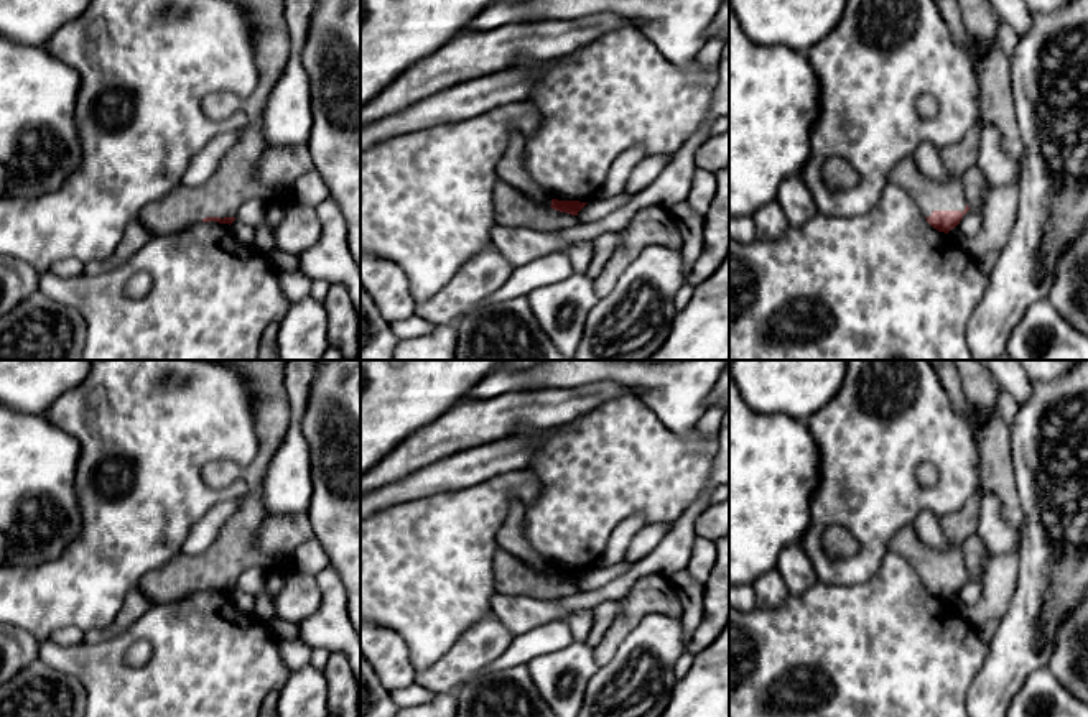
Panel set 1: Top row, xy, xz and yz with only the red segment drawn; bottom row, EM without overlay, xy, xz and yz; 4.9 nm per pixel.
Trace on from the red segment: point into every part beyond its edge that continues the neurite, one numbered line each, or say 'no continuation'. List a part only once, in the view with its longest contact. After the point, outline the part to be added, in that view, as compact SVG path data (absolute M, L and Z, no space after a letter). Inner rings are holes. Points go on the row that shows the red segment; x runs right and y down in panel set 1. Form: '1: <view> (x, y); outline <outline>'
1: yz (958, 158); outline M983 125L973 127L958 143L940 150L940 158L951 178L937 183L925 178L914 156L902 158L889 173L887 183L905 189L925 217L933 210L965 210L963 176L976 168Z

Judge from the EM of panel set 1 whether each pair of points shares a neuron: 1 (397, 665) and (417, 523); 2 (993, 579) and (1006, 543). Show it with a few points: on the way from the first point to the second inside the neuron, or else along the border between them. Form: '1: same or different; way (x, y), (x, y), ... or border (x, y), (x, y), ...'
1: different; border (377, 624), (400, 637), (415, 670)
2: different; border (1014, 555), (995, 556)

